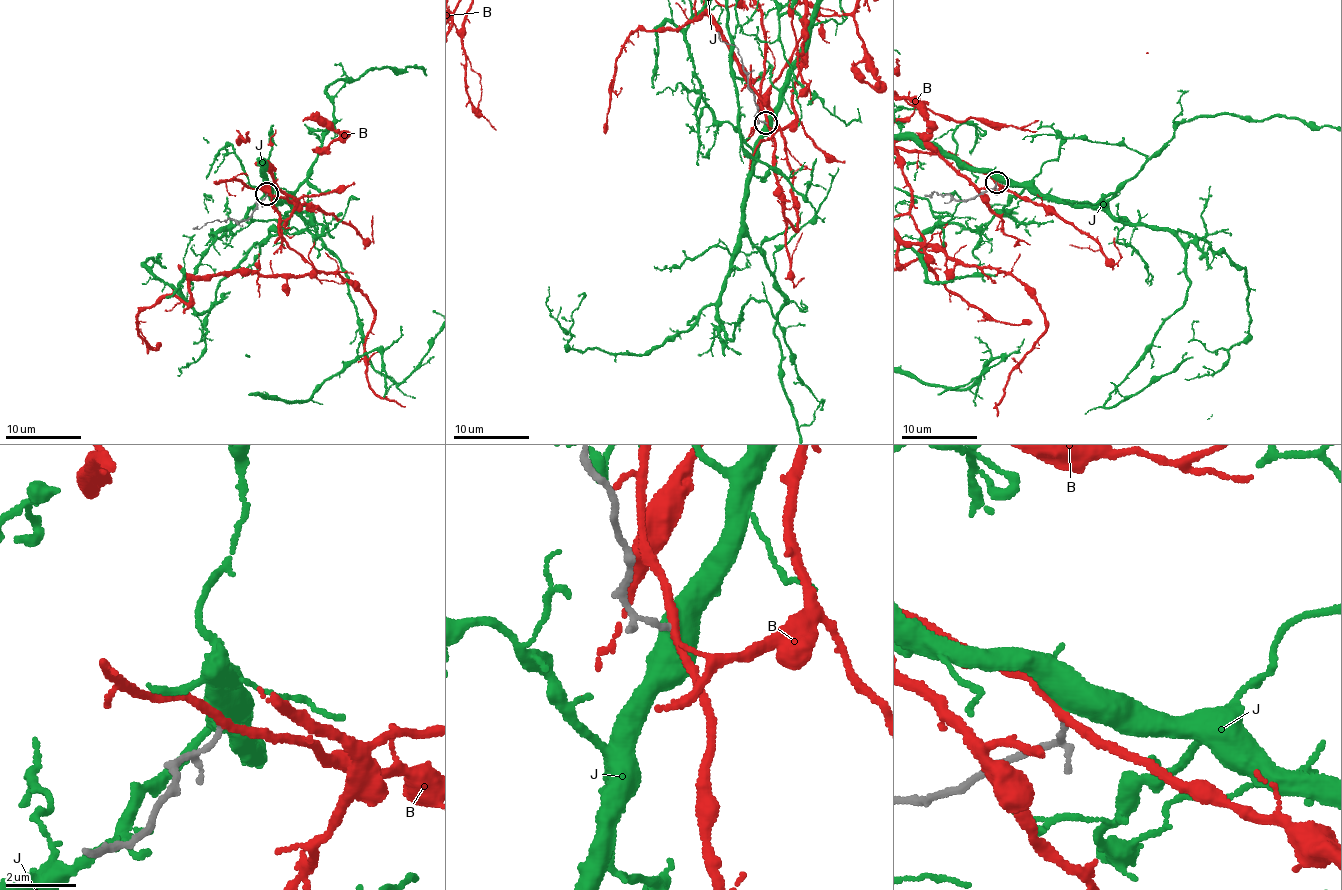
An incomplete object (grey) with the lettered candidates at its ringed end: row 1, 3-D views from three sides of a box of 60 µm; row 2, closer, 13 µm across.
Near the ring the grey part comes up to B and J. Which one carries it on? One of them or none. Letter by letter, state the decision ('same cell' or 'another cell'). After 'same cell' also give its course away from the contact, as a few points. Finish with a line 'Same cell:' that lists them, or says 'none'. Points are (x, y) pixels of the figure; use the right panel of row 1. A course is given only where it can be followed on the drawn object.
B: another cell
J: same cell
Same cell: J

